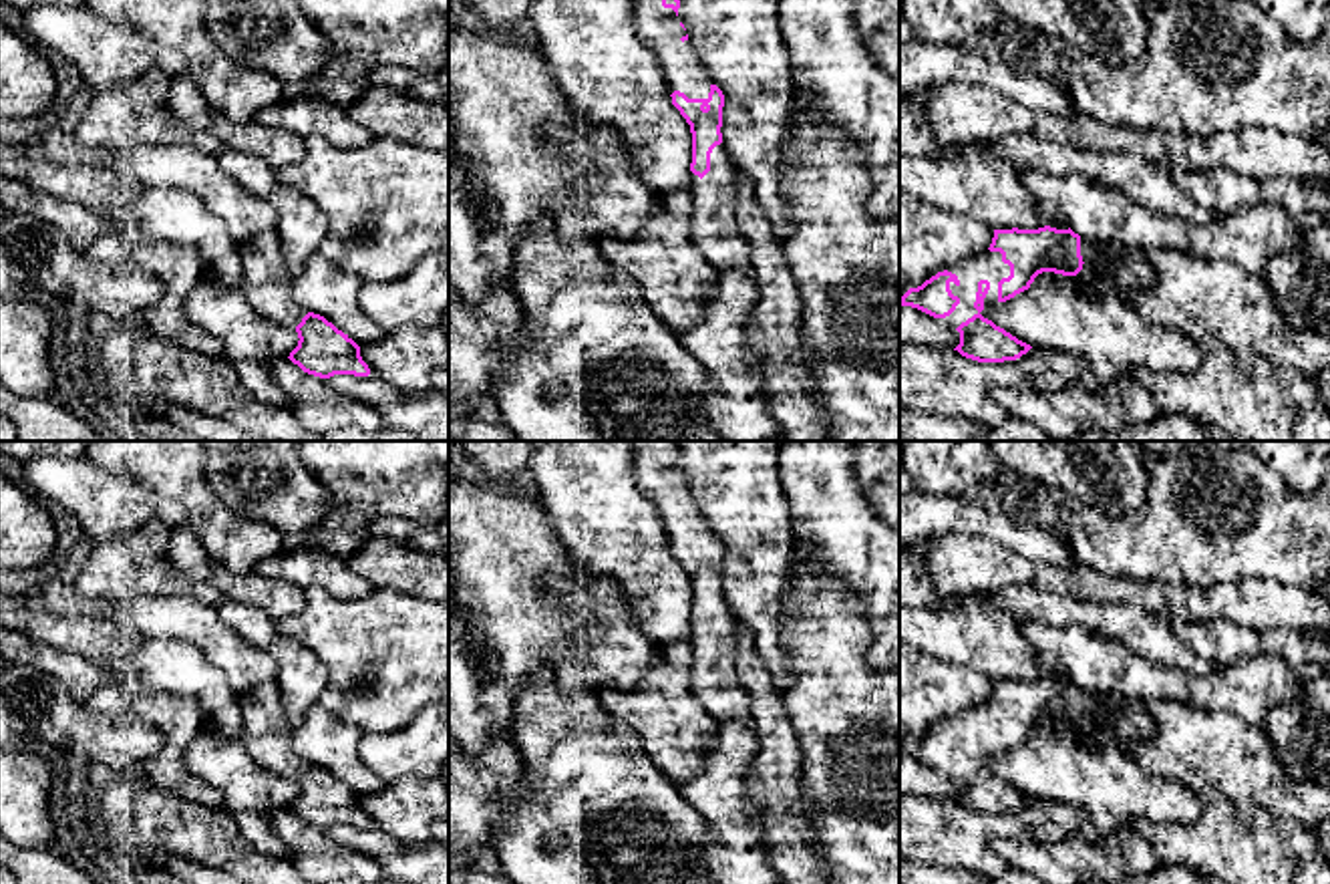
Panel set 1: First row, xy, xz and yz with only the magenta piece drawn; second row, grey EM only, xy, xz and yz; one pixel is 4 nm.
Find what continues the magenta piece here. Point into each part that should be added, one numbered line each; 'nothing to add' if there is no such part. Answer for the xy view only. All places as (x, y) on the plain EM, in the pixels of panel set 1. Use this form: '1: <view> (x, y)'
1: xy (266, 735)

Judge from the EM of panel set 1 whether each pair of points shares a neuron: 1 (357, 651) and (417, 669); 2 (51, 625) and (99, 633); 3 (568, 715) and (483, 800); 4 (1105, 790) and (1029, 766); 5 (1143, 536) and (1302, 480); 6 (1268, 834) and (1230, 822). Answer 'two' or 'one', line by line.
1: one
2: one
3: two
4: one
5: two
6: one

